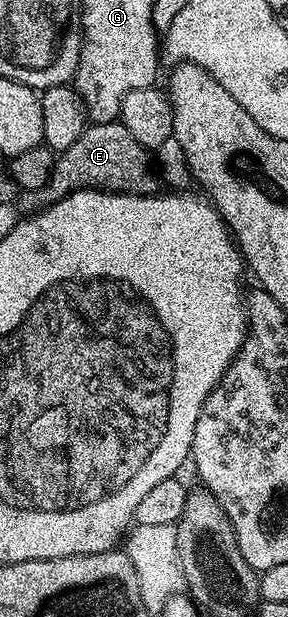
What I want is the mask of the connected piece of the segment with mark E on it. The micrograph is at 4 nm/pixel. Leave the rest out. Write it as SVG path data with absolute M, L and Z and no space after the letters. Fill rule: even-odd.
M96 123L87 126L82 136L54 160L50 180L35 191L22 191L16 207L22 213L37 213L57 199L74 191L112 191L120 195L153 195L159 190L160 179L151 152L121 123Z

